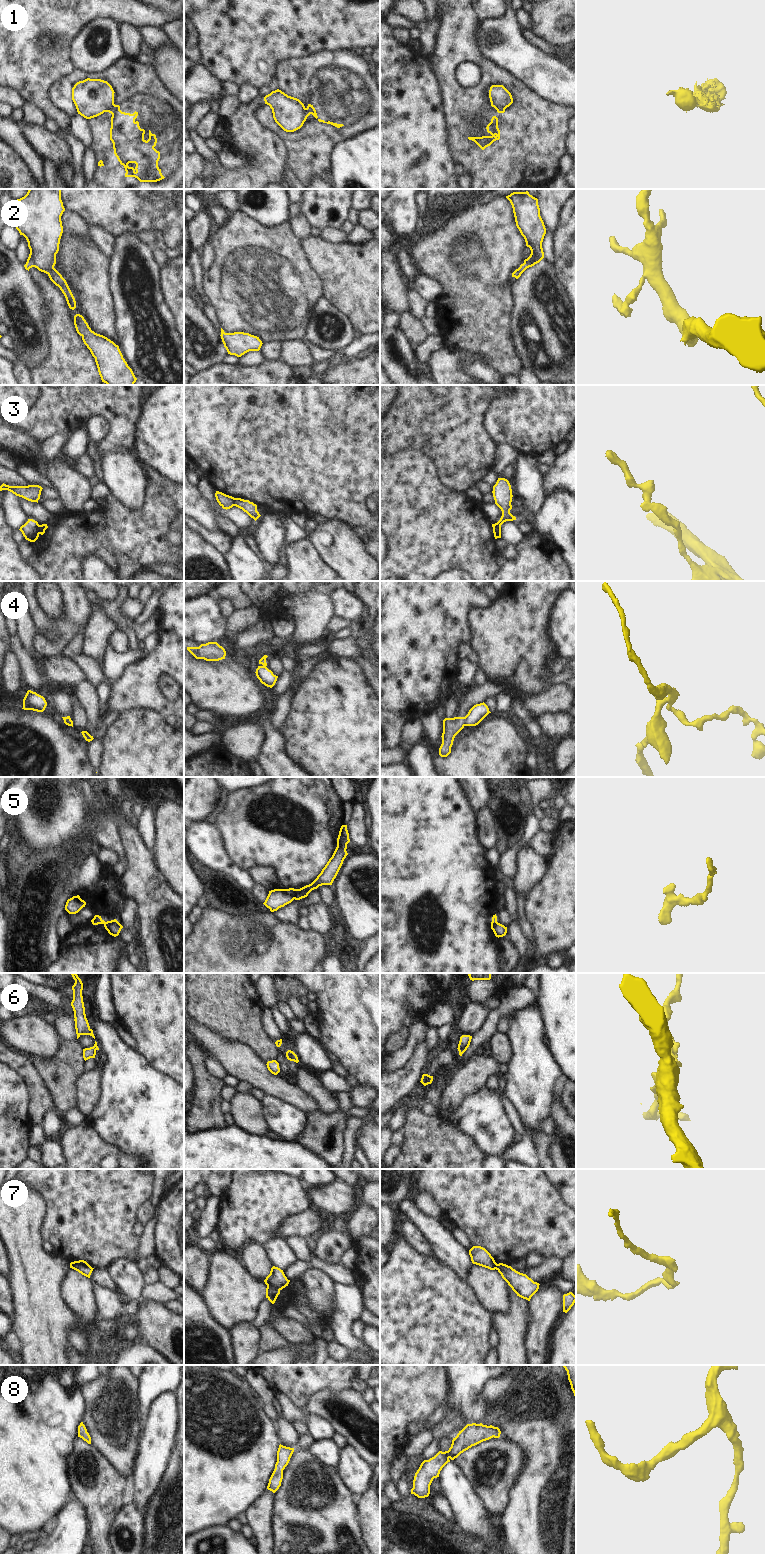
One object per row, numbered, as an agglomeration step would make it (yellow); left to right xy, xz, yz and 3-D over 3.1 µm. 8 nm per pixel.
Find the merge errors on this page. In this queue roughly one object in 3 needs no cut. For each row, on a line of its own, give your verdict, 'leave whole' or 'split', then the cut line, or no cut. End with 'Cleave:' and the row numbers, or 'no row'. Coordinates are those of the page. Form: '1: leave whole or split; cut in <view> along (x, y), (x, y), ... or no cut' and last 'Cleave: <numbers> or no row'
1: split; cut in xy along (113, 103), (105, 111)
2: leave whole; no cut
3: split; cut in xy along (39, 525), (38, 533)
4: split; cut in yz along (464, 717), (465, 725)
5: split; cut in xz along (300, 889), (293, 898)
6: split; cut in xz along (292, 1051), (287, 1058)
7: split; cut in xz along (267, 1284), (279, 1290)
8: leave whole; no cut
Cleave: 1, 3, 4, 5, 6, 7

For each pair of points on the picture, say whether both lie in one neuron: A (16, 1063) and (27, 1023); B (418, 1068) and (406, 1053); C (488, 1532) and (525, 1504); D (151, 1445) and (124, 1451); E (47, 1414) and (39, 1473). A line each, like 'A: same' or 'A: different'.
A: different
B: different
C: different
D: different
E: same

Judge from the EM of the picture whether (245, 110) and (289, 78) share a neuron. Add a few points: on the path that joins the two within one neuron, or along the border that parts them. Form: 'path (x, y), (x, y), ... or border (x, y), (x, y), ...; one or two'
border (264, 102), (253, 111), (255, 119), (264, 126); two

